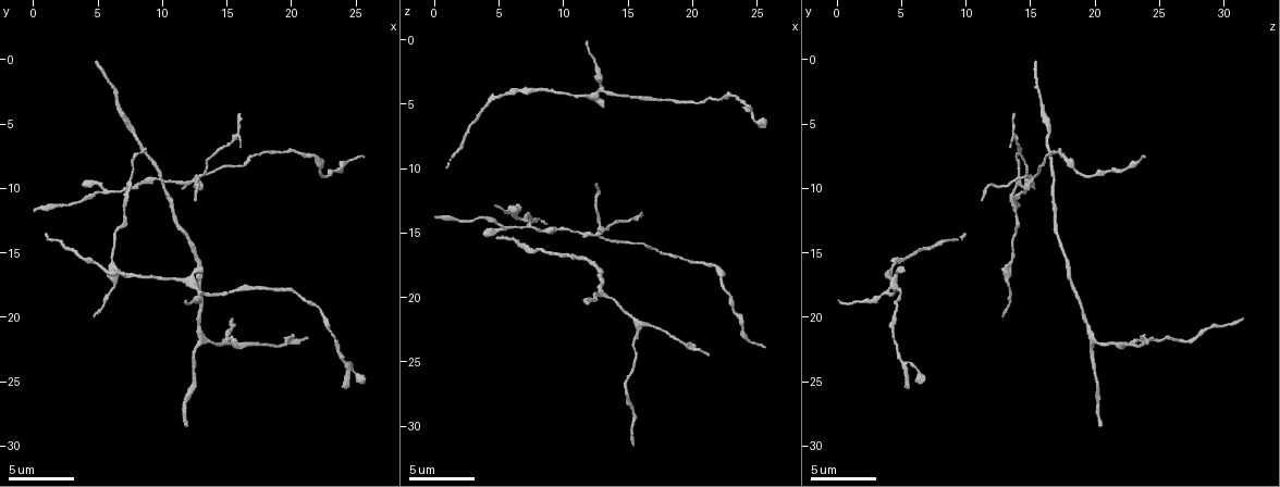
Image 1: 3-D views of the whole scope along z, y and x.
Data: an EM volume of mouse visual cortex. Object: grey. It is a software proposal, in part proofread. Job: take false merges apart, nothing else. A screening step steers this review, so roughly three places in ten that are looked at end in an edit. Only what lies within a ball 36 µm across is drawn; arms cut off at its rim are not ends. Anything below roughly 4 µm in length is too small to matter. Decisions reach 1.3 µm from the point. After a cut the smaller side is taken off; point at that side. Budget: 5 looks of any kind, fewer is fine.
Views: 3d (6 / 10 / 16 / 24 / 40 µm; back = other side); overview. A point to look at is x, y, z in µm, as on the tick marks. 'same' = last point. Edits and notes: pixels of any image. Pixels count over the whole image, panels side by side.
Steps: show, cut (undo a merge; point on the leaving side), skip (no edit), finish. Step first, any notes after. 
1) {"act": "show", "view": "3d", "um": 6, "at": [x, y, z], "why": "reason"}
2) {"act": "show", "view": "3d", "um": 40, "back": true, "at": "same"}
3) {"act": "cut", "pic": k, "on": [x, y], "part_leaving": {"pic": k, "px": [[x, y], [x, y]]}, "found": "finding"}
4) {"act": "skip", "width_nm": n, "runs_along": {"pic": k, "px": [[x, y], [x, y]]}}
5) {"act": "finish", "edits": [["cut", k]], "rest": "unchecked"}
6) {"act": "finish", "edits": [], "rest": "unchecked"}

{"act": "show", "view": "3d", "um": 10, "at": [18.0, 17.8, 4.8], "why": "thin neck"}

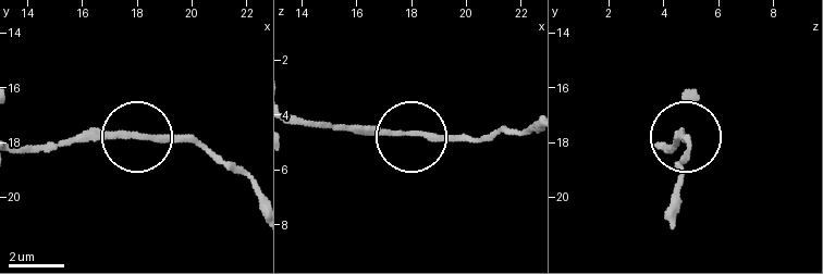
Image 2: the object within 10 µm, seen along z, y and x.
{"act": "show", "view": "3d", "um": 6, "at": [18.0, 17.7, 4.7], "why": "zoom in"}

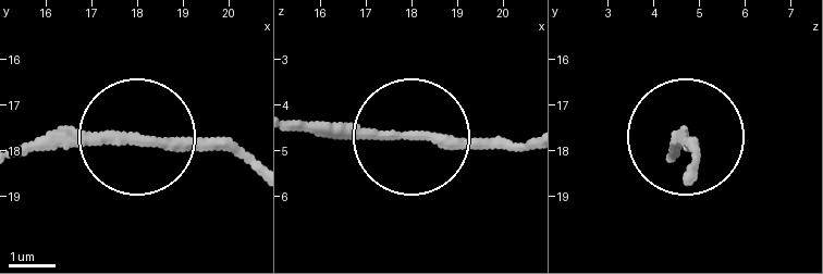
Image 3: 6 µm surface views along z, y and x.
{"act": "skip", "width_nm": 200, "runs_along": {"pic": 3, "px": [[296, 126], [526, 150]]}, "found": "one neuron here"}

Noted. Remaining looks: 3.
{"act": "show", "view": "3d", "um": 10, "at": [7.4, 9.6, 14.0], "why": "four arms meet"}

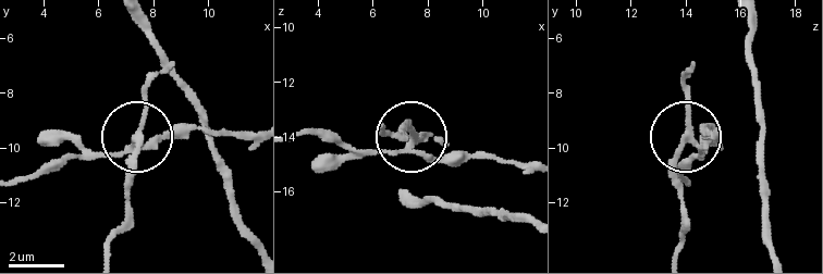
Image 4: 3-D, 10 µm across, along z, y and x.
{"act": "cut", "pic": 4, "on": [135, 170], "arms": 4, "part_leaving": {"pic": 4, "px": [[134, 144], [126, 221], [106, 256]]}, "found": "a second neuron is stuck on"}

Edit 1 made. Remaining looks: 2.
{"act": "show", "view": "overview"}

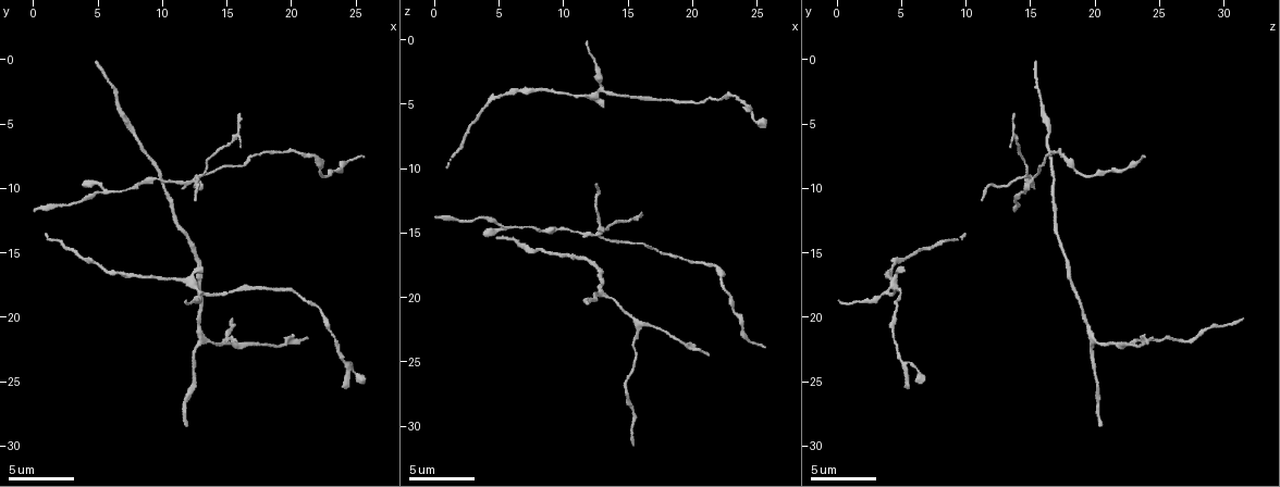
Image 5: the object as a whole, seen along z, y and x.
{"act": "show", "view": "3d", "um": 10, "at": [12.8, 9.4, 15.2], "why": "four or more arms meet"}

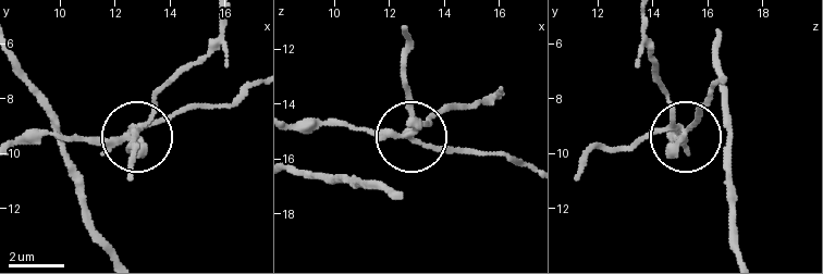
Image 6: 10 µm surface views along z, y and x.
{"act": "cut", "pic": 6, "on": [167, 120], "part_leaving": {"pic": 6, "px": [[686, 135], [719, 82]]}, "found": "two neurons meet here"}

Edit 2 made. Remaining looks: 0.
{"act": "finish", "edits": [["cut", 4], ["cut", 6]], "rest": "unchecked"}

